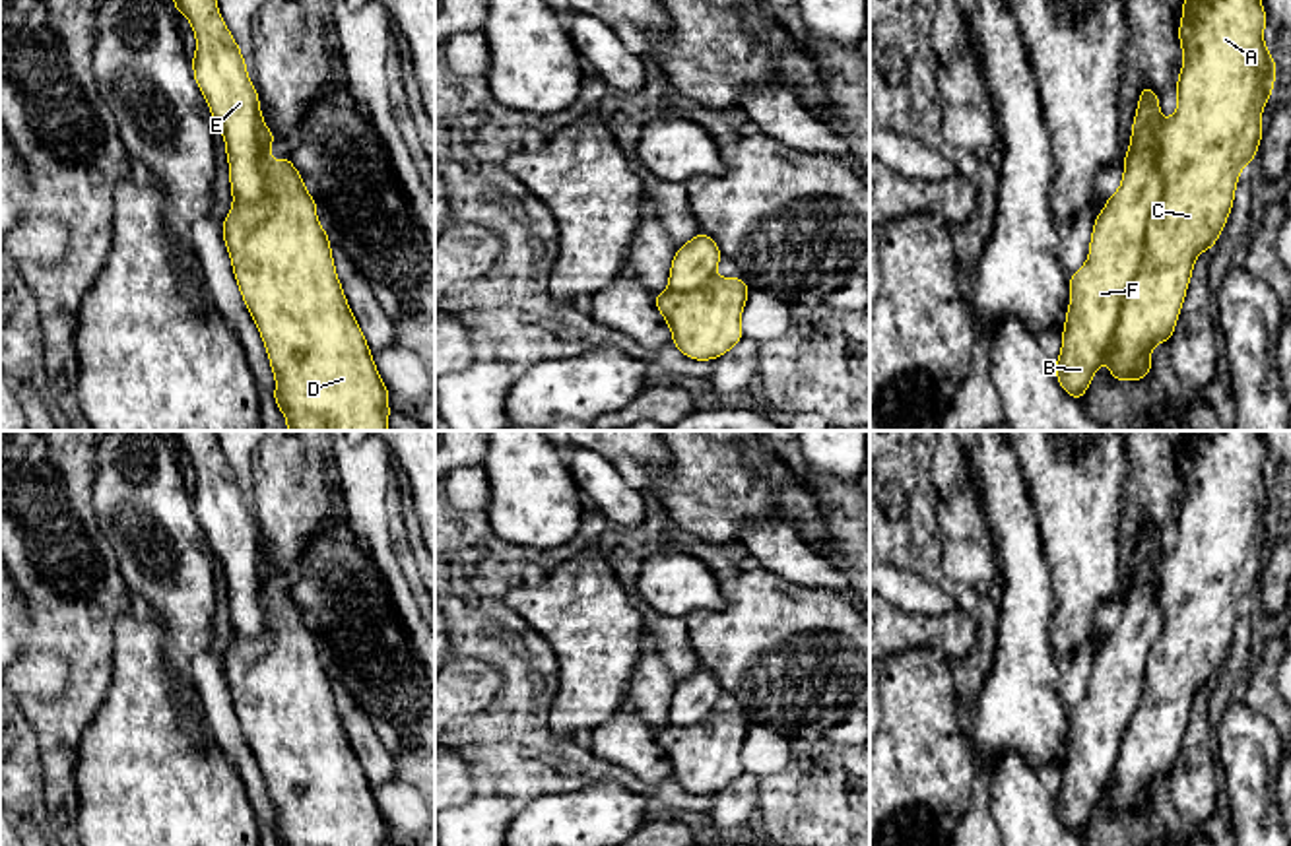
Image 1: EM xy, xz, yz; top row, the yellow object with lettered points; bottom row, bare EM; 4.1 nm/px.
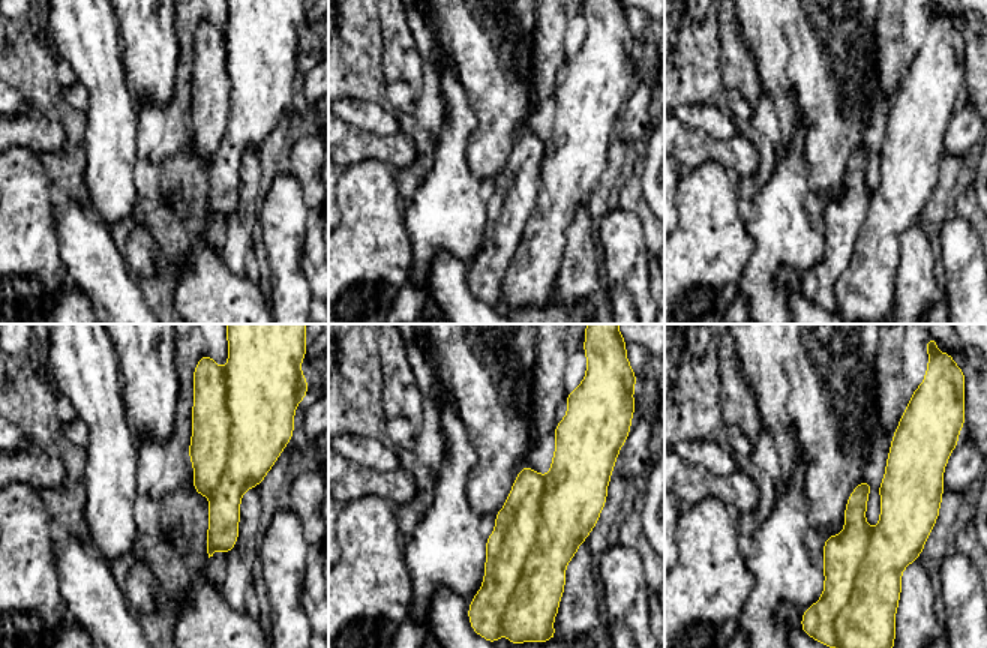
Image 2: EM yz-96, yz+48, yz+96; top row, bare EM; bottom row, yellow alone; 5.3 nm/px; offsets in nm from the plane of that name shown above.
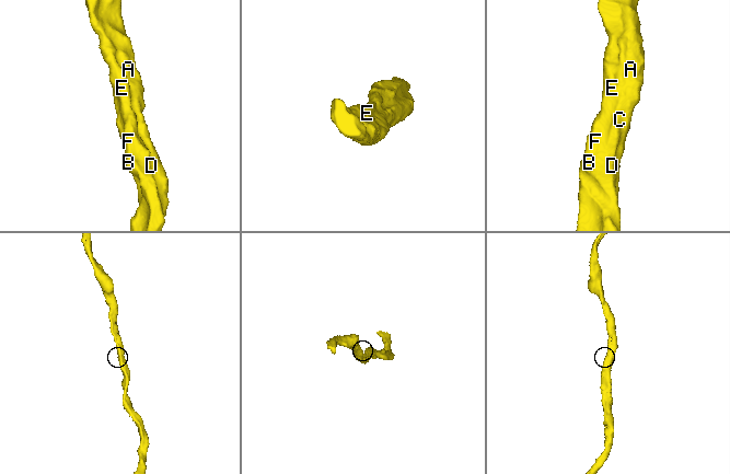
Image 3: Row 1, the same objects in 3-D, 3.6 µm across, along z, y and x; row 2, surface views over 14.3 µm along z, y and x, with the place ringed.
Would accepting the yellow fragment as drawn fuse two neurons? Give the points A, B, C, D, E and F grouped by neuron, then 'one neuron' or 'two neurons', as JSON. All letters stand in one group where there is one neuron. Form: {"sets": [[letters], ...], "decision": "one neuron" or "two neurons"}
{"sets": [["A", "B", "C", "D", "E", "F"]], "decision": "one neuron"}

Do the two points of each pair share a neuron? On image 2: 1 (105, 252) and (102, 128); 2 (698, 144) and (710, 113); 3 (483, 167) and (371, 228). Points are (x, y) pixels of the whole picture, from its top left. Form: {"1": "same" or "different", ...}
{"1": "different", "2": "different", "3": "different"}

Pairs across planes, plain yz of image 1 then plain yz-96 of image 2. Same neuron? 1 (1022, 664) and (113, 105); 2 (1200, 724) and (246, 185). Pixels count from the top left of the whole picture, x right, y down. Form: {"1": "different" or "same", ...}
{"1": "same", "2": "same"}

